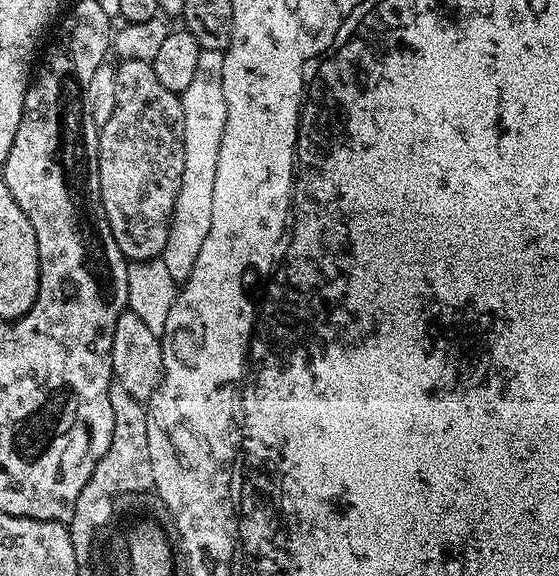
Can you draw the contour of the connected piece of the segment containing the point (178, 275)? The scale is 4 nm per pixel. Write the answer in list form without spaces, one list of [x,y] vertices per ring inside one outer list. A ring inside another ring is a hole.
[[[203,49],[190,86],[179,93],[184,115],[182,186],[178,186],[178,198],[172,211],[172,223],[168,226],[162,257],[167,272],[177,282],[190,278],[190,270],[194,270],[194,261],[202,251],[202,242],[206,242],[206,234],[210,234],[210,217],[214,207],[214,174],[218,171],[218,146],[222,146],[222,134],[226,130],[226,94],[222,90],[223,61],[223,51]]]

